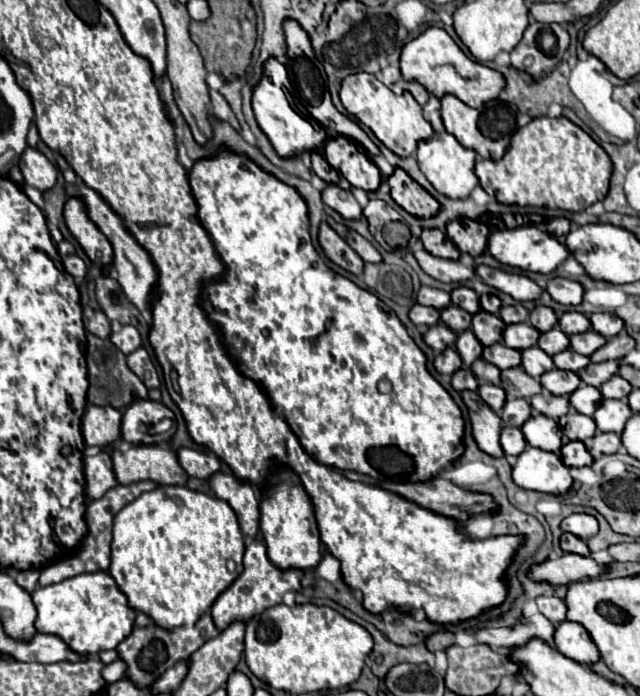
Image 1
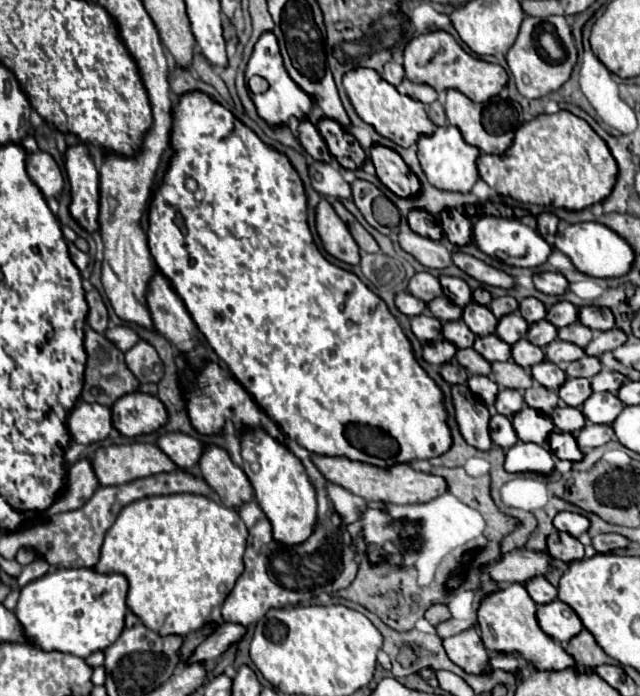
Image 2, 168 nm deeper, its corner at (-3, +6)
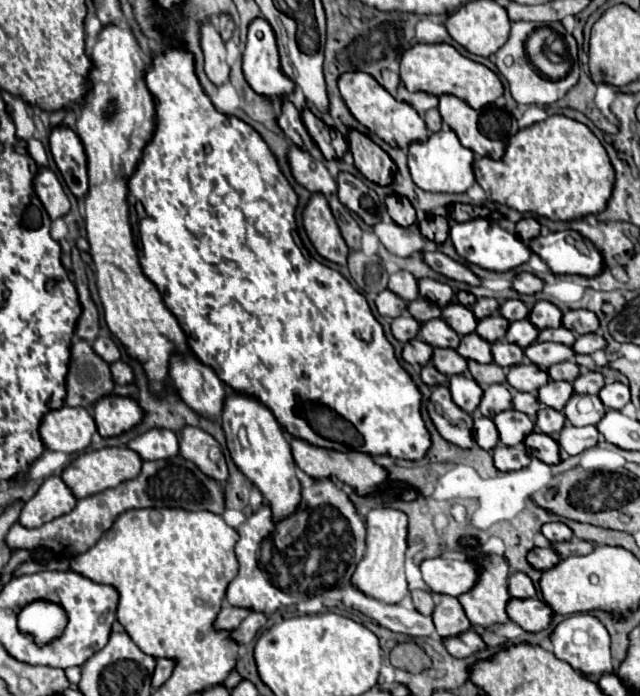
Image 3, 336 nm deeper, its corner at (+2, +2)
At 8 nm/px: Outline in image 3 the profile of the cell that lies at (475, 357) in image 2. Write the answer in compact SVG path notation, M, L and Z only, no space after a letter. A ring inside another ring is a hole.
M434 349L432 353L432 365L444 373L446 377L462 375L466 371L466 359L462 359L454 349Z

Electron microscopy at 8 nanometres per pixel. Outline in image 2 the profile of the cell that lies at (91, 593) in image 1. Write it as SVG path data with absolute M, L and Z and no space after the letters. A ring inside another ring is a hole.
M53 569L41 579L31 581L21 589L19 603L15 607L15 615L25 629L25 635L33 645L45 651L63 651L79 657L89 657L95 651L107 649L115 643L125 629L127 615L127 579L119 573L97 573L95 569Z

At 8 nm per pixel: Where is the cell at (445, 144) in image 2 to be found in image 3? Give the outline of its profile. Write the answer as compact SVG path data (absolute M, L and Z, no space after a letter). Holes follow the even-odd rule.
M452 129L432 133L424 143L412 143L408 151L408 169L412 181L424 191L438 193L466 193L474 185L474 153L466 149Z

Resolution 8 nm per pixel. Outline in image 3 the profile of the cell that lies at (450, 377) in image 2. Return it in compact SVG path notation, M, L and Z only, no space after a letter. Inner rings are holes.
M428 363L428 365L424 365L422 371L420 371L420 379L422 379L428 387L434 387L434 385L438 385L438 383L444 383L444 381L446 381L446 375L442 375L440 371L434 371L434 365Z

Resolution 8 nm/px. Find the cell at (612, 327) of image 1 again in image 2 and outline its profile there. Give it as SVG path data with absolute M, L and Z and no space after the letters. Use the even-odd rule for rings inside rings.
M595 305L581 307L579 321L593 331L607 331L615 327L615 317L607 307L595 307Z

